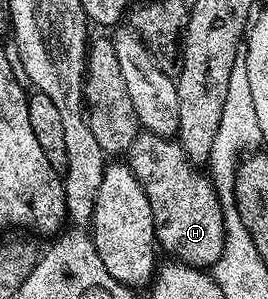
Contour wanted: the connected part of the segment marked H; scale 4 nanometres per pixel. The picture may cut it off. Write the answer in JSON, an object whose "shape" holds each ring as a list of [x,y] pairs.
{"shape":[[[140,132],[133,143],[129,154],[129,164],[133,175],[141,183],[145,195],[149,199],[149,207],[153,207],[153,223],[155,239],[160,250],[168,253],[168,258],[176,262],[196,267],[214,266],[215,260],[223,250],[223,207],[219,202],[219,193],[210,176],[198,177],[196,166],[187,160],[185,151],[178,140],[170,137],[158,137],[152,133]]]}

